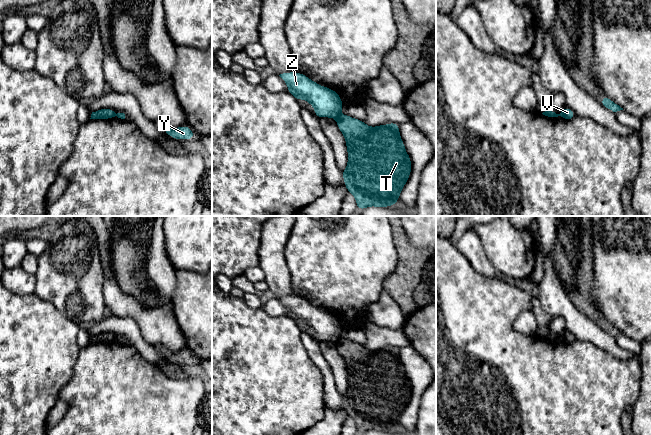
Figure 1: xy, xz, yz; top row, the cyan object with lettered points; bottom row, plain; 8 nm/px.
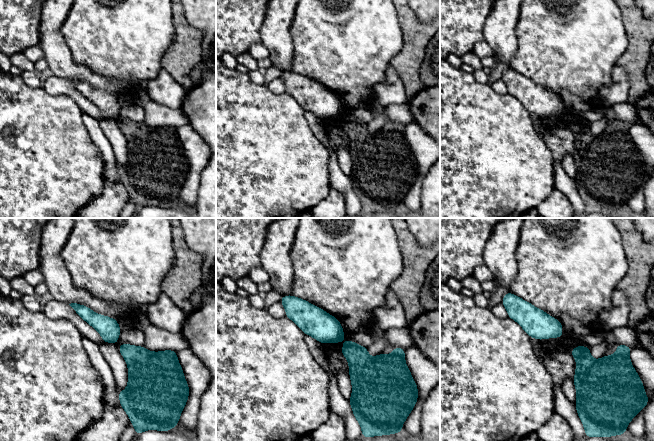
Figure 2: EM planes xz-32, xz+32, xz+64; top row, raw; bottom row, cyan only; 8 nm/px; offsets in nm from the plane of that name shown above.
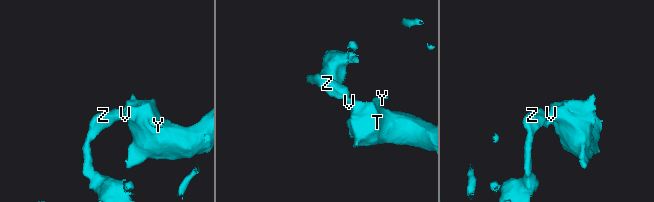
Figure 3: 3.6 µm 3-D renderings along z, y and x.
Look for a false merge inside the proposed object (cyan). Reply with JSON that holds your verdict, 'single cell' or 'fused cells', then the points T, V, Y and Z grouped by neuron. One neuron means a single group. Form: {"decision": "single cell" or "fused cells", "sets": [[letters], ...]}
{"decision": "fused cells", "sets": [["T", "V", "Y"], ["Z"]]}

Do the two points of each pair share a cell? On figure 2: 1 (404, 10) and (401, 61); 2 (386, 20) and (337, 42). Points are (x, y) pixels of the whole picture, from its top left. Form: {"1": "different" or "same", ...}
{"1": "same", "2": "same"}

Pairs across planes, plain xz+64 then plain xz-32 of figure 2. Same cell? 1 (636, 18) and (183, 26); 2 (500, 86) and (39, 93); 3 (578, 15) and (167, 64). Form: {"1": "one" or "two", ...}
{"1": "one", "2": "two", "3": "two"}

